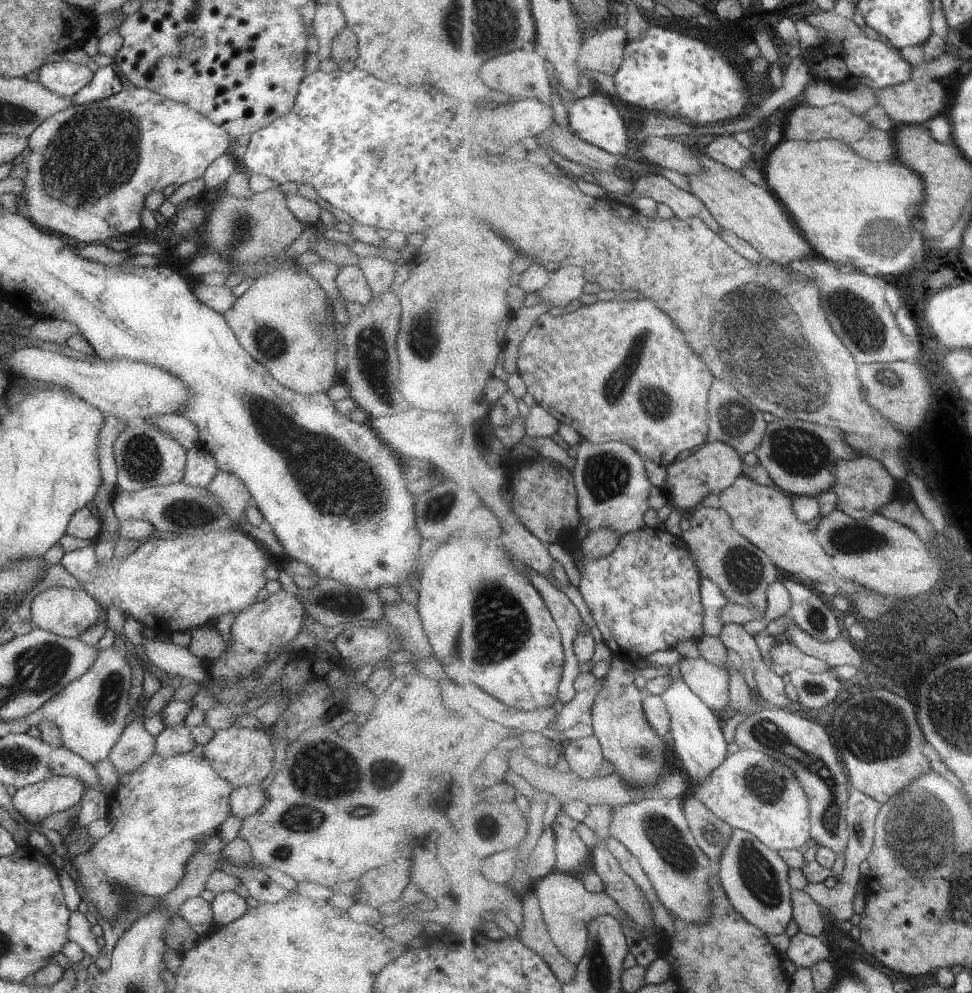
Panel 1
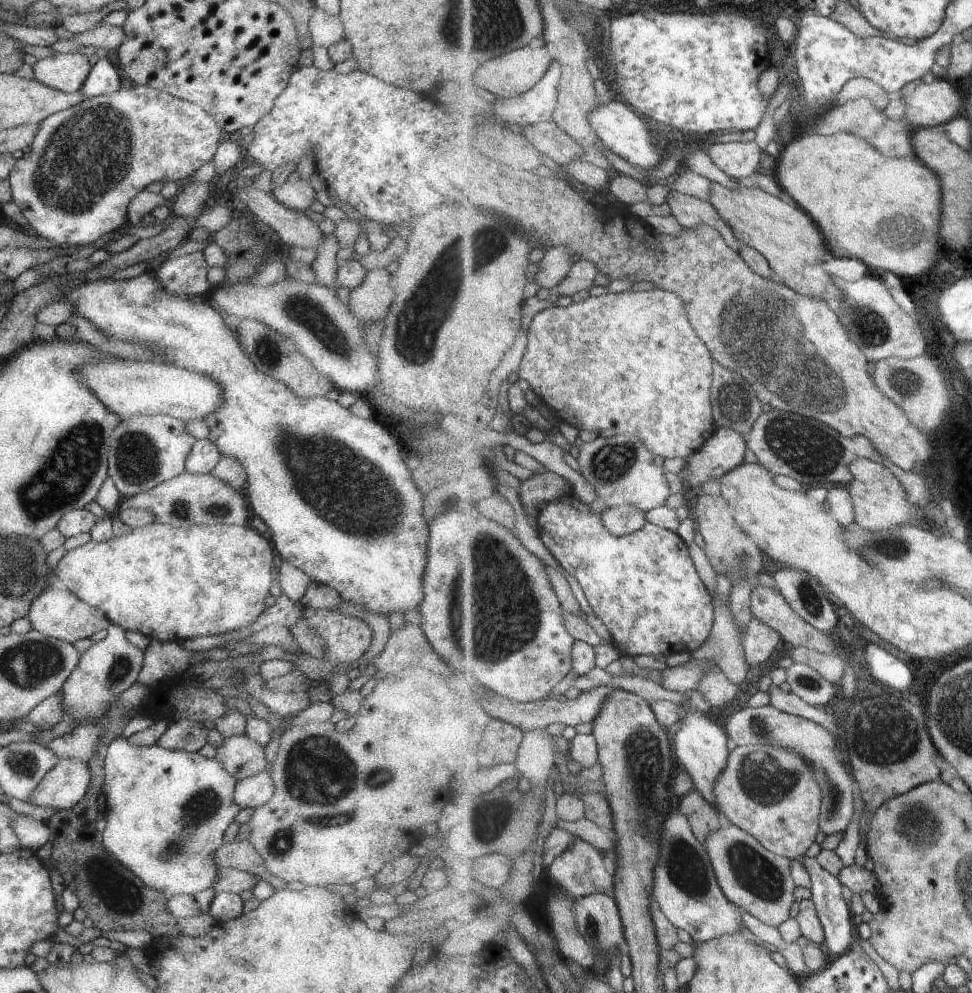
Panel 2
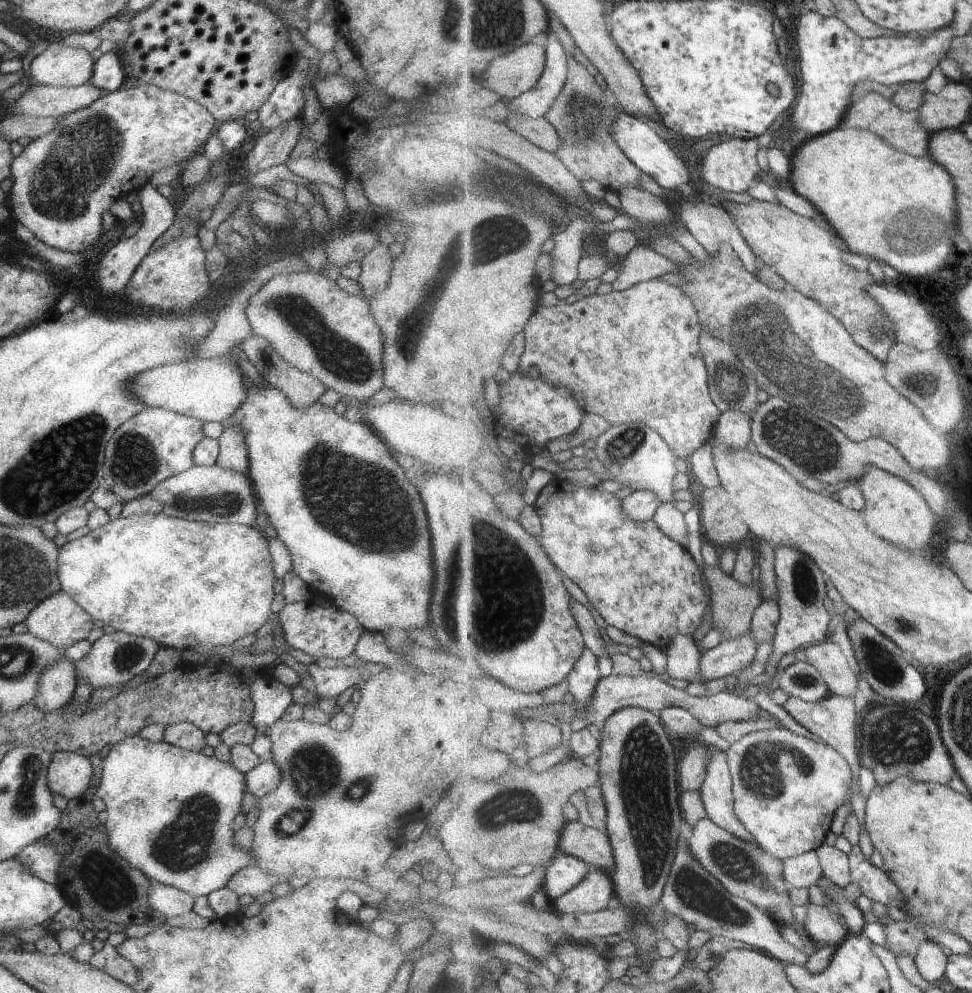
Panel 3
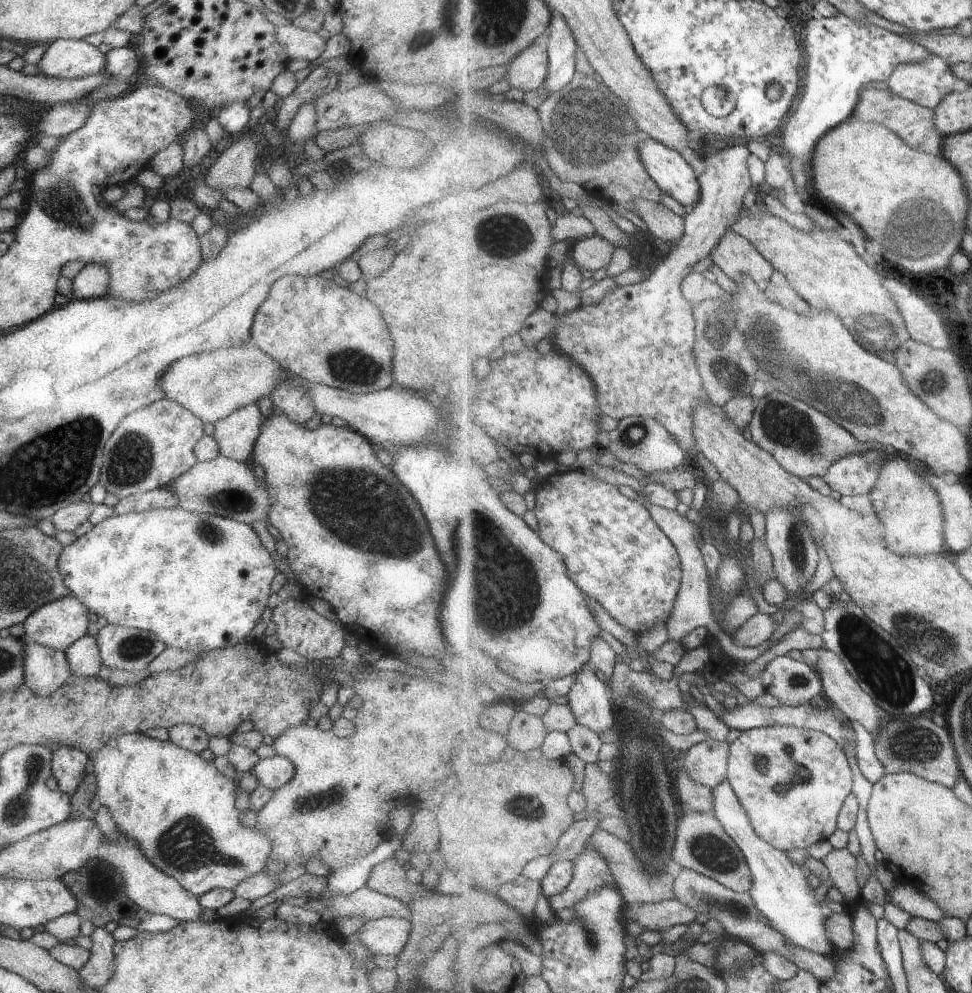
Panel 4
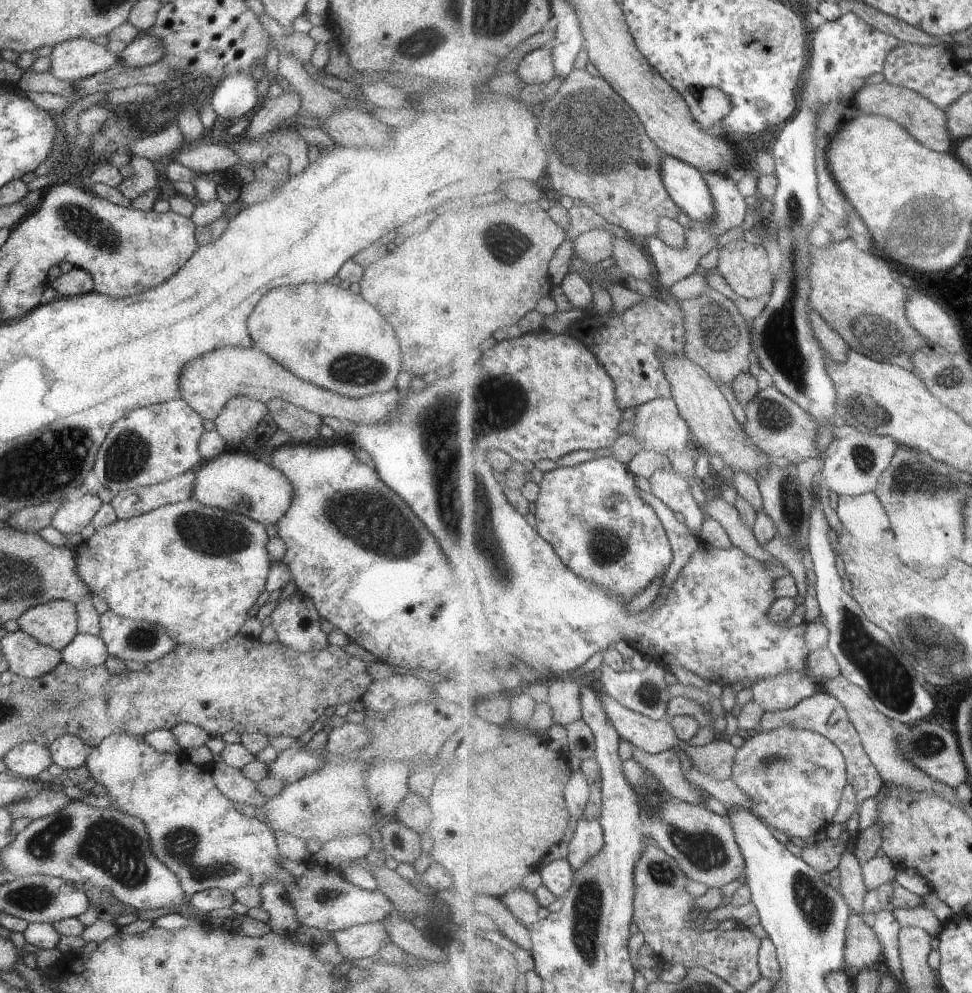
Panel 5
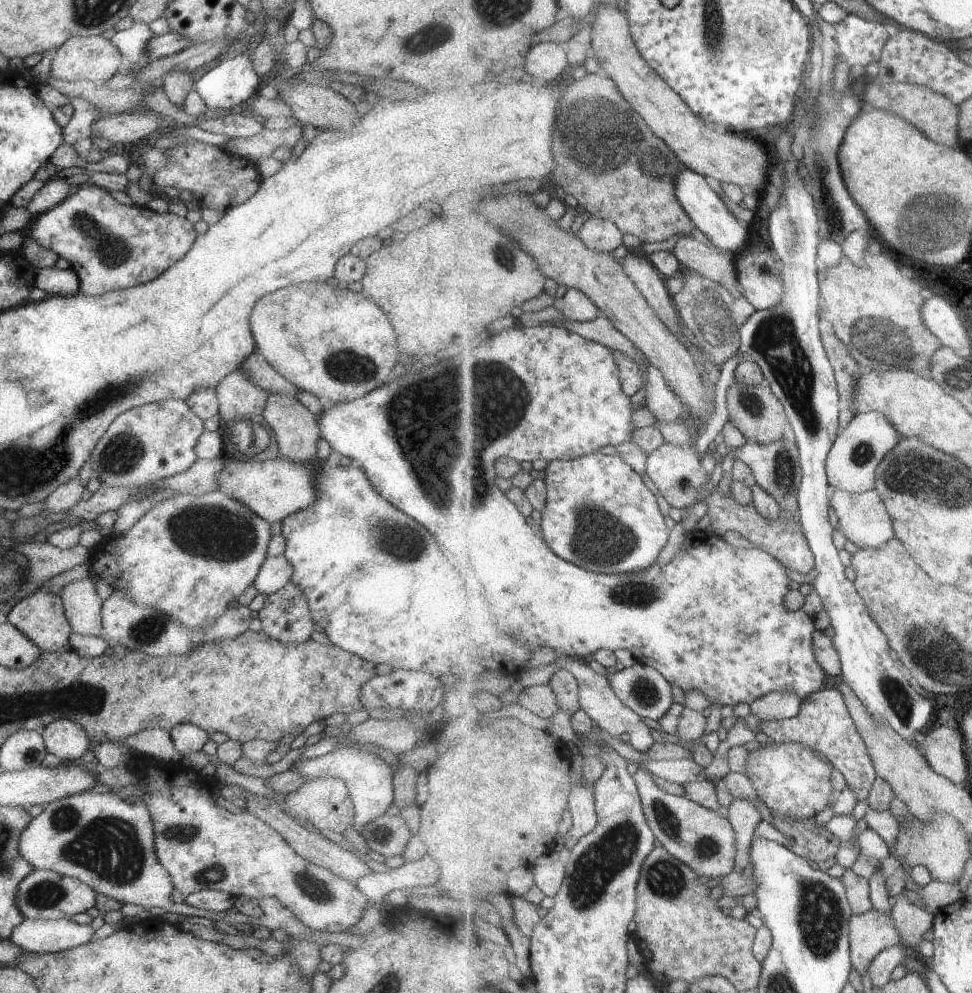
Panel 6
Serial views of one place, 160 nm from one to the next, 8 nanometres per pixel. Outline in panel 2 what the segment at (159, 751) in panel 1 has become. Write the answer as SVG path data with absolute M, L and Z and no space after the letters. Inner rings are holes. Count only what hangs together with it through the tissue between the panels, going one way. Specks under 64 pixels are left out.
M191 719L176 720L166 726L156 745L172 751L195 752L206 743L207 729Z

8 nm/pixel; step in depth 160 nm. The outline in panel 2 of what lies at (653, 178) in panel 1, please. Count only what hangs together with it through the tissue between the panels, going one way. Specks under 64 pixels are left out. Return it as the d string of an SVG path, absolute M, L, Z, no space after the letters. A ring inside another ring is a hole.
M672 188L666 197L666 202L683 228L690 229L701 225L712 226L723 235L723 238L733 250L740 252L741 240L708 200L703 200Z

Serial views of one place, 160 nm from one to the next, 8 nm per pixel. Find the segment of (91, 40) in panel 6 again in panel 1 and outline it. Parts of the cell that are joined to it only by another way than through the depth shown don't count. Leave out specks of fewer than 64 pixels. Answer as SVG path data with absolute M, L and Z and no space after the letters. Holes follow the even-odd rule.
M70 61L43 63L37 69L37 82L49 92L72 97L93 76L87 66Z

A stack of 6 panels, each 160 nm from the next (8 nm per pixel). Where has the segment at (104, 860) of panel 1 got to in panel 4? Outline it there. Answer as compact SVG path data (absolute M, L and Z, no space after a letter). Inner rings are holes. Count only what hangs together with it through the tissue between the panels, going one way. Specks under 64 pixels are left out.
M125 733L113 740L107 741L101 748L89 756L93 760L93 774L96 778L95 798L100 802L101 806L105 806L111 814L113 825L132 839L144 854L145 858L155 868L158 868L163 874L173 877L186 891L198 897L200 894L205 894L211 889L231 889L233 890L244 878L249 875L263 871L266 866L266 859L270 853L272 842L265 838L255 828L243 826L239 820L239 812L234 807L236 799L236 782L233 779L223 776L212 761L201 758L198 753L191 752L187 749L175 746L171 741L160 741L149 738L143 733Z

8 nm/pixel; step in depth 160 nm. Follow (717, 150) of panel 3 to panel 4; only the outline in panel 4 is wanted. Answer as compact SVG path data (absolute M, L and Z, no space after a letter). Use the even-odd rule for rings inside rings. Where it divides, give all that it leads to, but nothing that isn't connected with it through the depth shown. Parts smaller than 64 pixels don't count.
M747 145L725 147L708 155L705 160L706 170L699 176L702 188L702 200L693 206L685 215L686 232L682 239L675 244L675 250L665 259L659 268L634 285L625 285L608 290L599 302L592 305L580 305L574 309L556 313L555 311L539 310L528 316L519 334L525 348L535 349L541 340L550 338L557 351L577 358L589 374L593 374L596 386L599 388L601 410L618 421L627 417L651 417L658 420L684 448L689 456L697 449L698 442L694 437L693 413L702 401L709 401L709 395L704 387L704 379L696 365L694 346L696 344L696 319L694 305L681 294L681 282L692 271L693 264L710 256L711 251L725 236L727 229L739 218L744 208L743 198L747 192L755 189L750 177L748 165L749 152Z

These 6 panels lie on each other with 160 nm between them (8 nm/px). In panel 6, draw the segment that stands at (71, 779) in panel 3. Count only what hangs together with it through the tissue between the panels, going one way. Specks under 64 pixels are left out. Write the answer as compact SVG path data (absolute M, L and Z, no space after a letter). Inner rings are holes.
M66 718L47 723L40 735L46 752L57 756L61 761L74 761L92 747L81 725Z

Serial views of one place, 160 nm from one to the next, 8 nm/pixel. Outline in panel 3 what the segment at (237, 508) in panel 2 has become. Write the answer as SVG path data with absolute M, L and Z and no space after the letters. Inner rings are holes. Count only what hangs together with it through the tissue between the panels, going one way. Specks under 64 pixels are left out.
M213 464L193 465L179 474L158 482L148 493L150 499L161 504L168 517L205 521L206 523L237 523L251 527L256 517L256 500L252 483L246 475Z

